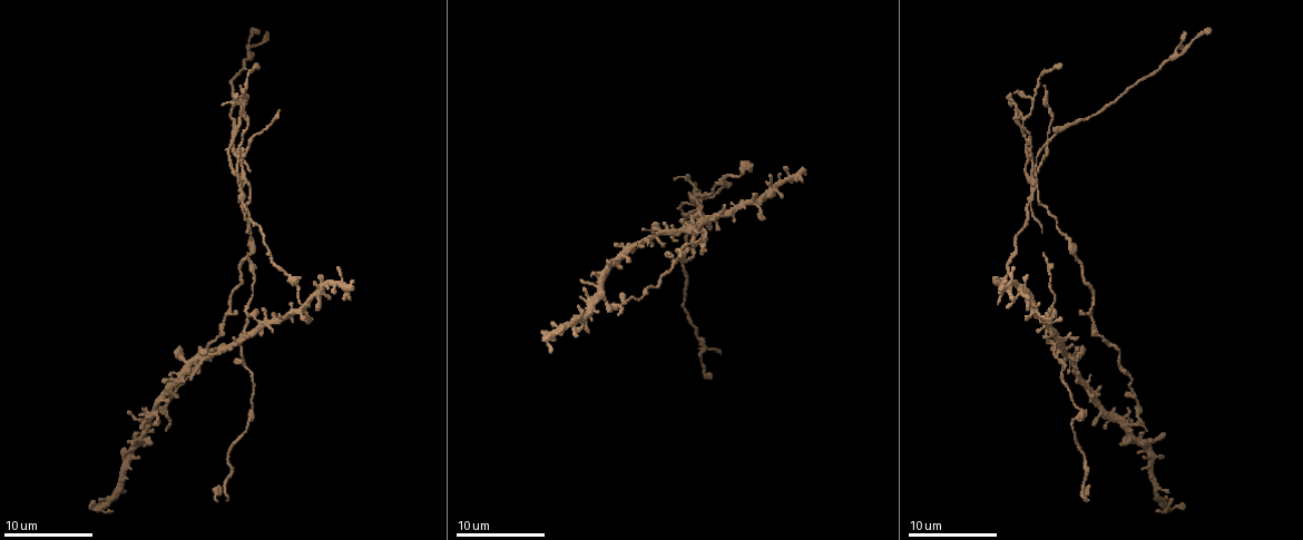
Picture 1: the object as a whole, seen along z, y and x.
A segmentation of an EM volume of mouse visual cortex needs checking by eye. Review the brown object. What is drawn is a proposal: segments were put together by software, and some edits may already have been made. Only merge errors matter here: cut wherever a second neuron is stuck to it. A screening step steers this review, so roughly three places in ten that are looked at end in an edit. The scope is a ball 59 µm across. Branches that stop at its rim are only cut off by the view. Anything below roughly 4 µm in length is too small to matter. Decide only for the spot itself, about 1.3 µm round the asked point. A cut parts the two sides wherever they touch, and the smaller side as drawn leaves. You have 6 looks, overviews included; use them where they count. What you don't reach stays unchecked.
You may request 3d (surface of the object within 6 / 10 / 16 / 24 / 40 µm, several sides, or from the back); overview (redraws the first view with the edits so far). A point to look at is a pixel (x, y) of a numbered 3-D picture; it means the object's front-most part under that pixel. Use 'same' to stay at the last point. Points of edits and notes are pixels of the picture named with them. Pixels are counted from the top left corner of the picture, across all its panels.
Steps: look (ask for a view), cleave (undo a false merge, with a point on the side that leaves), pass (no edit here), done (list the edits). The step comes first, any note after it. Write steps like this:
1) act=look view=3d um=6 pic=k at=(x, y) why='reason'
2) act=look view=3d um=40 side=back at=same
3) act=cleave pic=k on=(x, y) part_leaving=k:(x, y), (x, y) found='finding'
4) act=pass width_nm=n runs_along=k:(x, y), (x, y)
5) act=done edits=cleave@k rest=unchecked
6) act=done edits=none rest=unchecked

act=look view=3d um=16 pic=1 at=(1071, 419) why='thick turns thin'

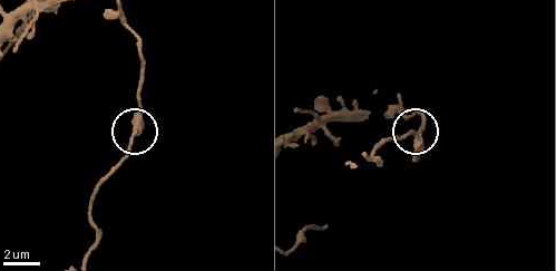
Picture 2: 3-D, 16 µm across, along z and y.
act=pass width_nm=220 found='continuous, no second neuron'

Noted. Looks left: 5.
act=look view=3d um=6 pic=1 at=(262, 321) why='looks like a crossing'

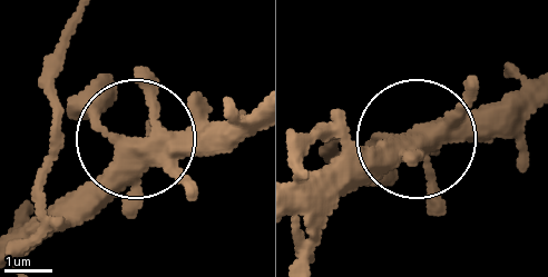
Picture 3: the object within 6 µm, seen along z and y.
act=pass side_arm_um=9 runs_along=3:(304, 223), (404, 142), (328, 150) found='continuous, no second neuron'

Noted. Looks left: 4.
act=look view=3d um=6 pic=1 at=(231, 113) why='narrows sharply'

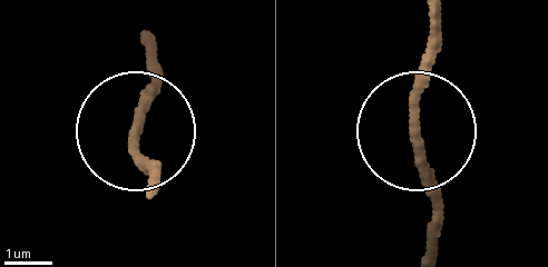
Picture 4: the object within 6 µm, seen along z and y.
act=pass runs_along=4:(437, 11), (413, 155), (437, 246) found='continuous, no second neuron'

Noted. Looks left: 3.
act=done edits=none rest=unchecked

